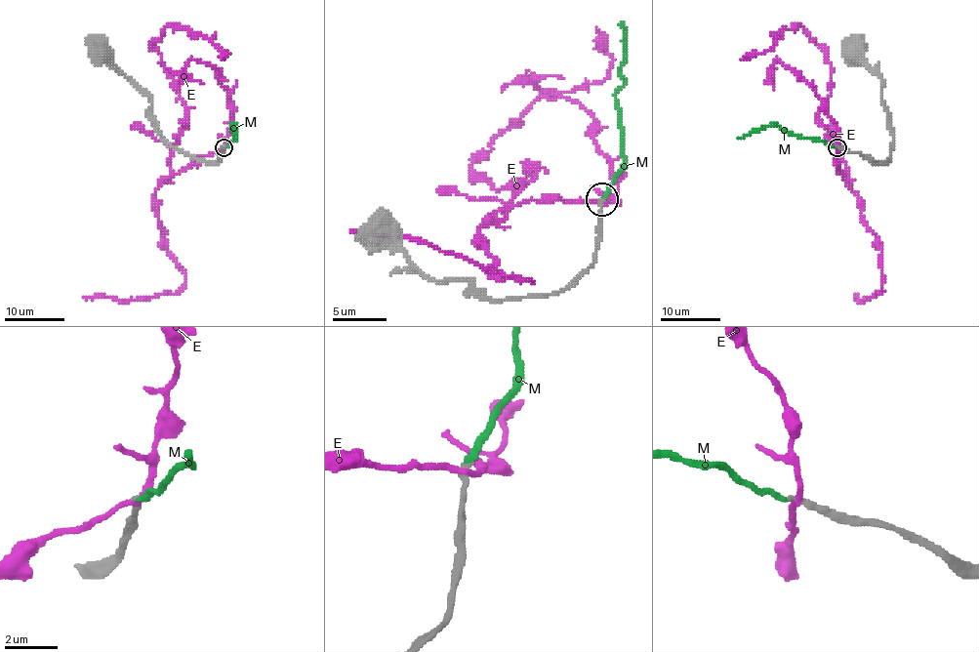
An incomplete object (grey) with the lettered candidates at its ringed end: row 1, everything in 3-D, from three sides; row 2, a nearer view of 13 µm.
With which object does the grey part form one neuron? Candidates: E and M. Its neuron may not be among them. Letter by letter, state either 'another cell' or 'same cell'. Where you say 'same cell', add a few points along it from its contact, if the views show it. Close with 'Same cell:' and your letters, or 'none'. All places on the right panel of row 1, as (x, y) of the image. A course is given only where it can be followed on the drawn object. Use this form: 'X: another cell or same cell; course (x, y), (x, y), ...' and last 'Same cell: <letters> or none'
E: another cell
M: same cell; course (837, 147), (816, 138), (802, 138), (780, 129), (774, 123), (738, 138)
Same cell: M

